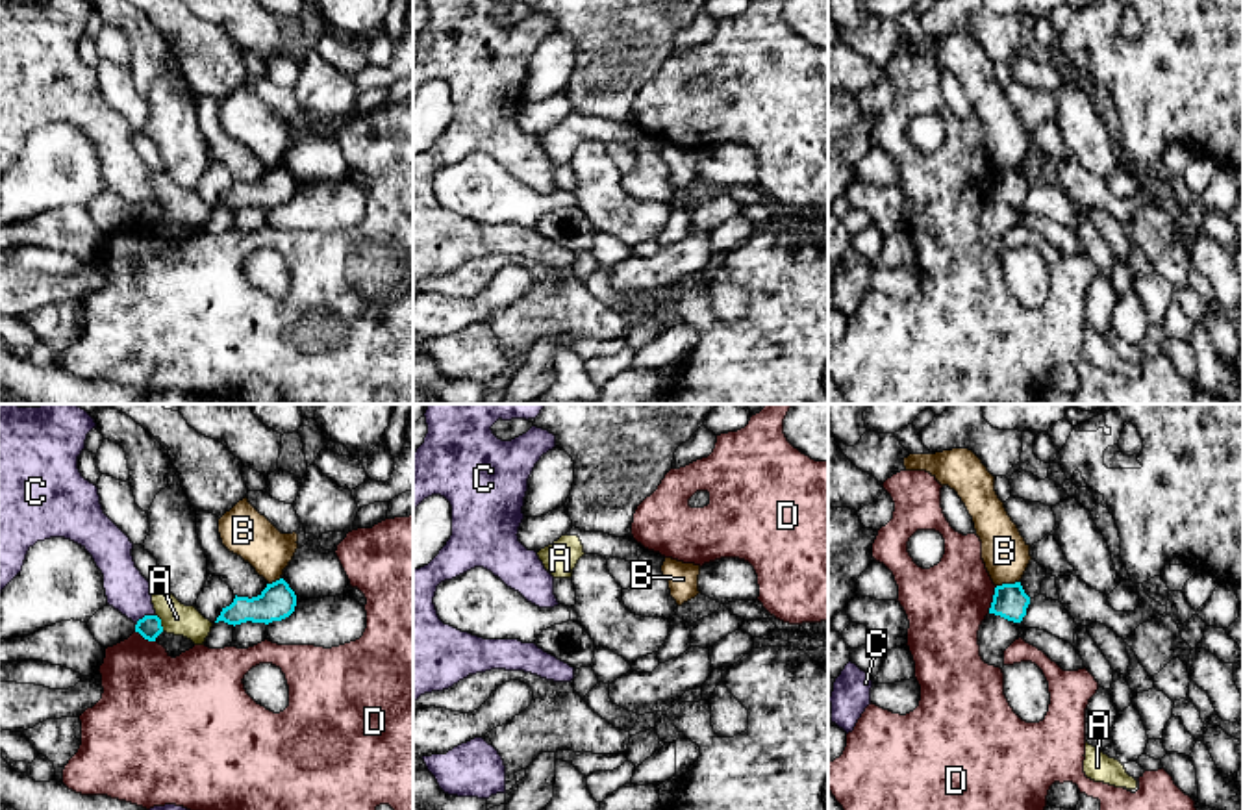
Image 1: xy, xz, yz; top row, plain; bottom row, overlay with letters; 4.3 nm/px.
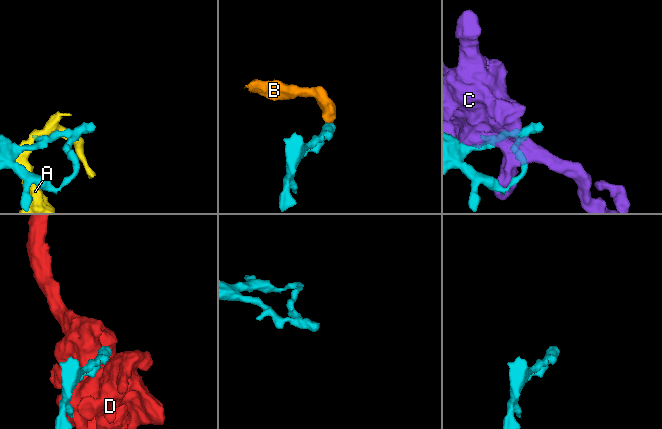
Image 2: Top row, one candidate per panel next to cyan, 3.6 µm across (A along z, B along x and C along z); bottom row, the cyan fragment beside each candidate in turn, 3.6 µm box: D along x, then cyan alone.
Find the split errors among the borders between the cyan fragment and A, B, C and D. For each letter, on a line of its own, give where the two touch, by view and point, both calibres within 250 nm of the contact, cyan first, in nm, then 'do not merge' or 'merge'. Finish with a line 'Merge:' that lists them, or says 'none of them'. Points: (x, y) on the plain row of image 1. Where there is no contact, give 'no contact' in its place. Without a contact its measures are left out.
A: meets cyan in xy at (160, 208); 100 nm thick on the cyan side, 140 nm on the other; do not merge
B: meets cyan in yz at (1008, 169); 150 nm thick on the cyan side, 200 nm on the other; do not merge
C: meets cyan in xy at (145, 201); 100 nm thick on the cyan side, 190 nm on the other; do not merge
D: meets cyan in yz at (993, 184); 150 nm thick on the cyan side, 340 nm on the other; do not merge
Merge: none of them

